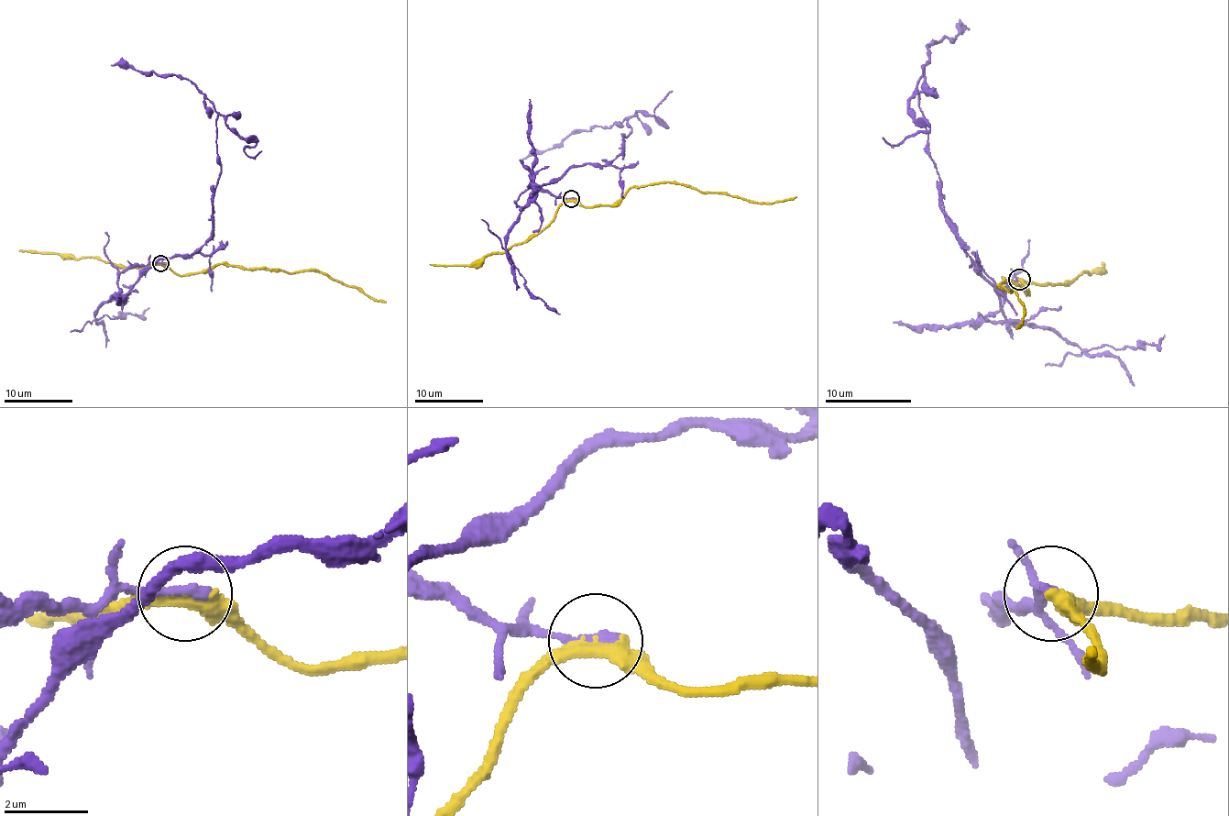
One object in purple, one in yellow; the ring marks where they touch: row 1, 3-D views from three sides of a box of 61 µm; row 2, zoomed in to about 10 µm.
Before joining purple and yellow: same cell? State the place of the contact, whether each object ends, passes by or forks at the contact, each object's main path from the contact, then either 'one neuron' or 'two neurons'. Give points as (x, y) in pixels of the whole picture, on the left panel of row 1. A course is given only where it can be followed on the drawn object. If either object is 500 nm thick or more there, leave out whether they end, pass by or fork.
(160, 263) | purple ends | yellow passes by | purple via (161, 263), (126, 268), (121, 295), (161, 259), (193, 254), (211, 236), (217, 114), (187, 79), (111, 65) | yellow via (161, 263), (176, 273), (189, 275), (203, 273), (221, 264), (272, 268), (290, 273), (317, 271), (386, 303) | two neurons

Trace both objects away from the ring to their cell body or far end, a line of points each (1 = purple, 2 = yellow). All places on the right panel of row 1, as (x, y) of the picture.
1: (1018, 279), (994, 320), (1004, 318), (999, 292), (960, 244), (925, 126), (918, 77), (927, 47), (969, 29)
2: (1018, 279), (1029, 294), (1005, 281), (999, 285), (1010, 292), (1012, 290), (1018, 296), (1023, 320), (1016, 328)

